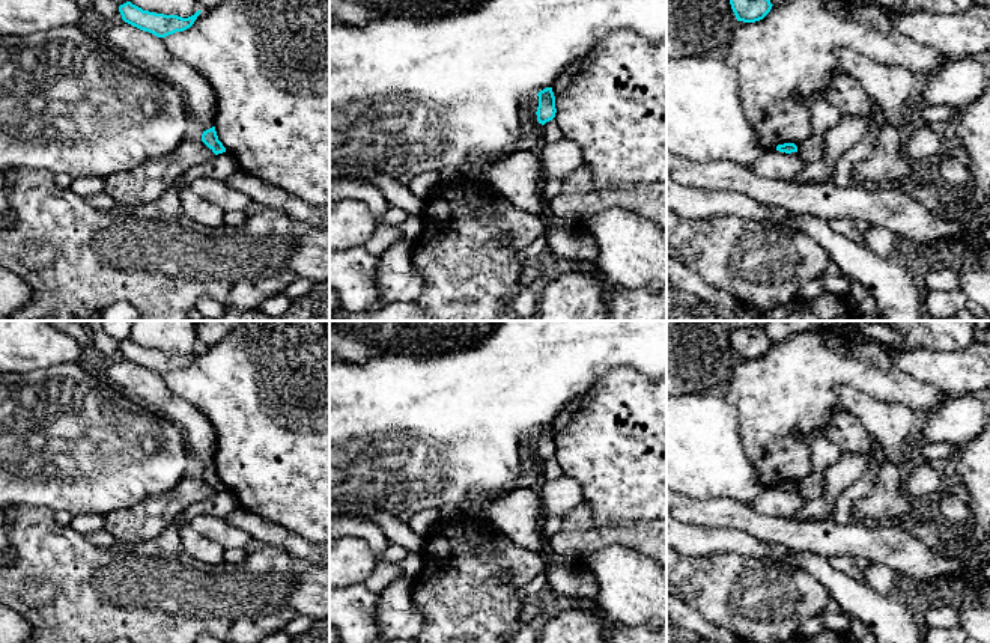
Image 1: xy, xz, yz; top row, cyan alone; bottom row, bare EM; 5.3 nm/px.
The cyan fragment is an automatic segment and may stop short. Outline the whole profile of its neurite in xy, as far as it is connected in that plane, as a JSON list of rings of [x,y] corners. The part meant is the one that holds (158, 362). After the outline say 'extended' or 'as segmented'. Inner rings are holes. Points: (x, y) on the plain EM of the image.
[[[126,339],[119,343],[119,349],[125,360],[140,367],[149,369],[158,375],[166,375],[176,369],[184,369],[190,366],[202,348],[197,348],[194,352],[188,355],[182,355],[178,352],[164,352],[143,348],[141,345],[132,342],[131,339]]]; as segmented

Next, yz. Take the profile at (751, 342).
[[[745,327],[730,331],[730,342],[737,355],[743,360],[755,360],[763,357],[772,346],[772,340],[760,327]]]; as segmented

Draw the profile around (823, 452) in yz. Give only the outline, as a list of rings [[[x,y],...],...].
[[[815,431],[811,443],[812,471],[797,482],[799,495],[805,501],[817,498],[824,492],[824,471],[841,453],[840,447],[829,440],[826,432]]]

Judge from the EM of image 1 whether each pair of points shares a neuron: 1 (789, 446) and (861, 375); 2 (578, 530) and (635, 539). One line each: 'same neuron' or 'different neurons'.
1: same neuron
2: same neuron

